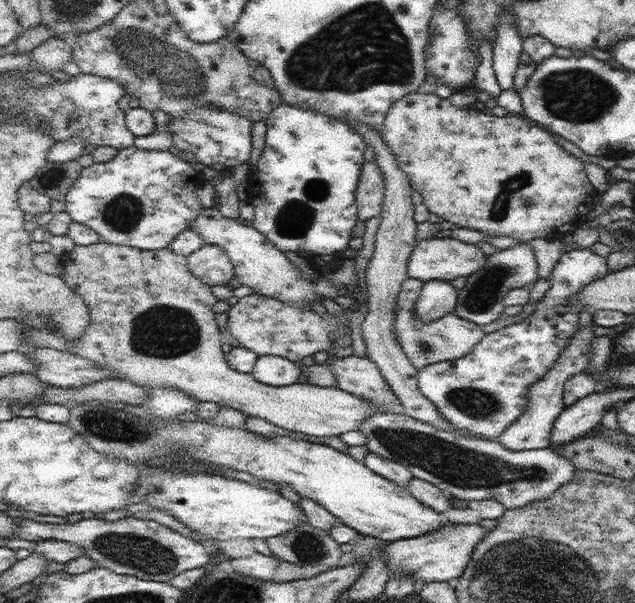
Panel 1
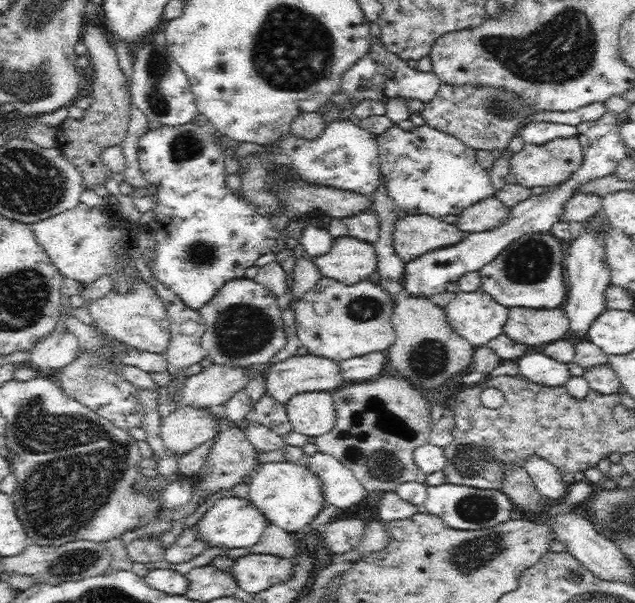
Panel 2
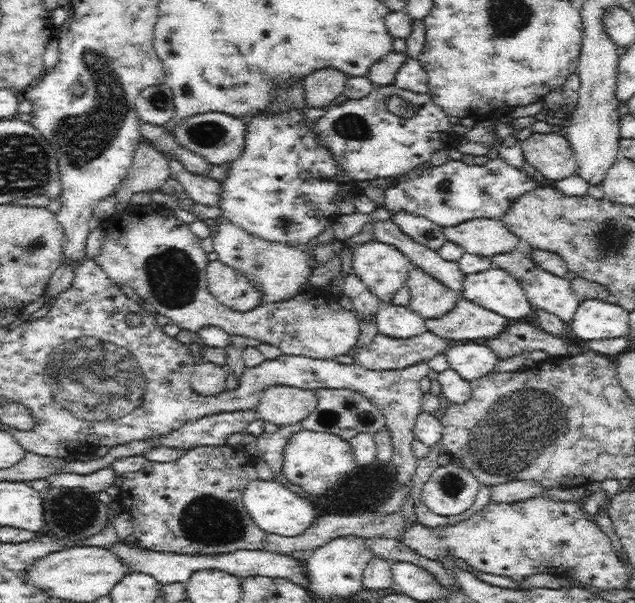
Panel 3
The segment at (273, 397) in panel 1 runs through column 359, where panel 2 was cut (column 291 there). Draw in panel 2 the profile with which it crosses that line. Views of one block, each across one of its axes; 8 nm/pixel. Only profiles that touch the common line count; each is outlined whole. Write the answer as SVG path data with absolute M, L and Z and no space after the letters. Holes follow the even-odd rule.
M330 392L296 394L286 402L286 414L294 432L306 434L312 440L336 426L336 406Z

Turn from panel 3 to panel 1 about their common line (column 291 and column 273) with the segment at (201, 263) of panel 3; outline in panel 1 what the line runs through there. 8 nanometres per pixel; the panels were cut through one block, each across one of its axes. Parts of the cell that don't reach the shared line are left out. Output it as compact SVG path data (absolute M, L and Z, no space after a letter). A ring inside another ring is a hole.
M261 294L243 296L227 310L227 330L239 342L239 348L247 348L257 356L283 356L291 362L329 350L335 346L335 338L339 336L333 316L325 316L323 320L311 310L291 308Z

